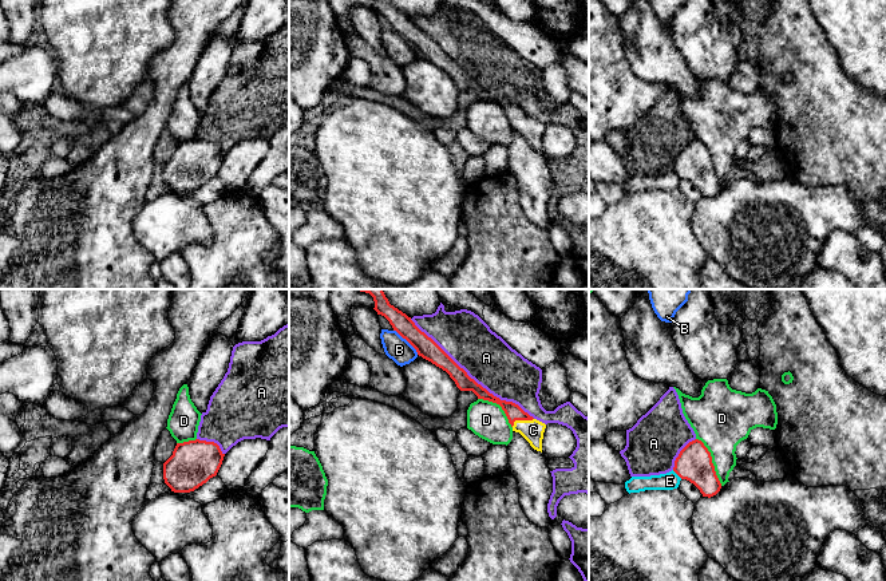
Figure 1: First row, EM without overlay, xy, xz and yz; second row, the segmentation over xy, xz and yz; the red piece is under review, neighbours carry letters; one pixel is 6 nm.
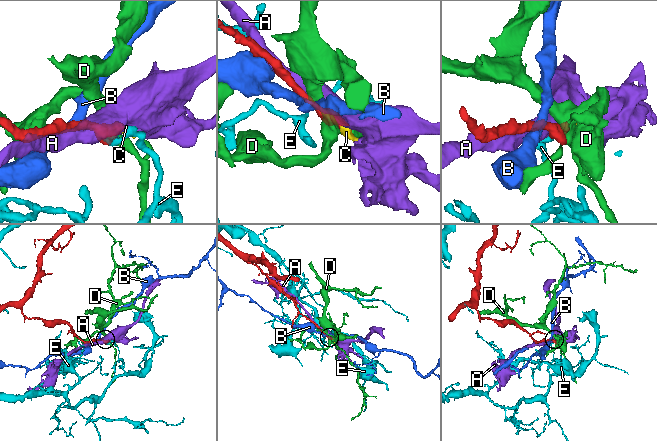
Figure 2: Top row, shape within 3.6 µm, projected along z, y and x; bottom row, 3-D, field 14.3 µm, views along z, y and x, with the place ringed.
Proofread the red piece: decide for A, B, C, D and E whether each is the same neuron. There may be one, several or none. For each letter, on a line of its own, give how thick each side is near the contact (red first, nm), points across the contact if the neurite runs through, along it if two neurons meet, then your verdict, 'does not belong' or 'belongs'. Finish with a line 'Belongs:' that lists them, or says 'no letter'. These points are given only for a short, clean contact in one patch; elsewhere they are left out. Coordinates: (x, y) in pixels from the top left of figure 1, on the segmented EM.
A: 100/300 nm | does not belong
B: 120/150 nm | along xz (394, 329), (418, 354) | does not belong
C: 100/130 nm | belongs
D: 220/340 nm | along yz (696, 438), (710, 453), (715, 474), (722, 485) | does not belong
E: 220/110 nm | along yz (672, 470), (681, 478) | does not belong
Belongs: C

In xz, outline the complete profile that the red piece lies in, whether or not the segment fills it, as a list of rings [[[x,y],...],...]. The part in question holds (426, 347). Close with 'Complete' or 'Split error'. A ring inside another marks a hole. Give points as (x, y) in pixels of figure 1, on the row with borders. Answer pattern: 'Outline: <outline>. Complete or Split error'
Outline: [[[357,289],[369,293],[375,311],[384,316],[393,331],[406,339],[419,356],[446,371],[460,391],[472,391],[478,399],[497,403],[505,411],[513,431],[519,432],[530,446],[542,452],[542,439],[546,424],[534,419],[513,402],[501,400],[471,379],[431,337],[422,332],[406,313],[389,304],[383,289]]]. Split error

